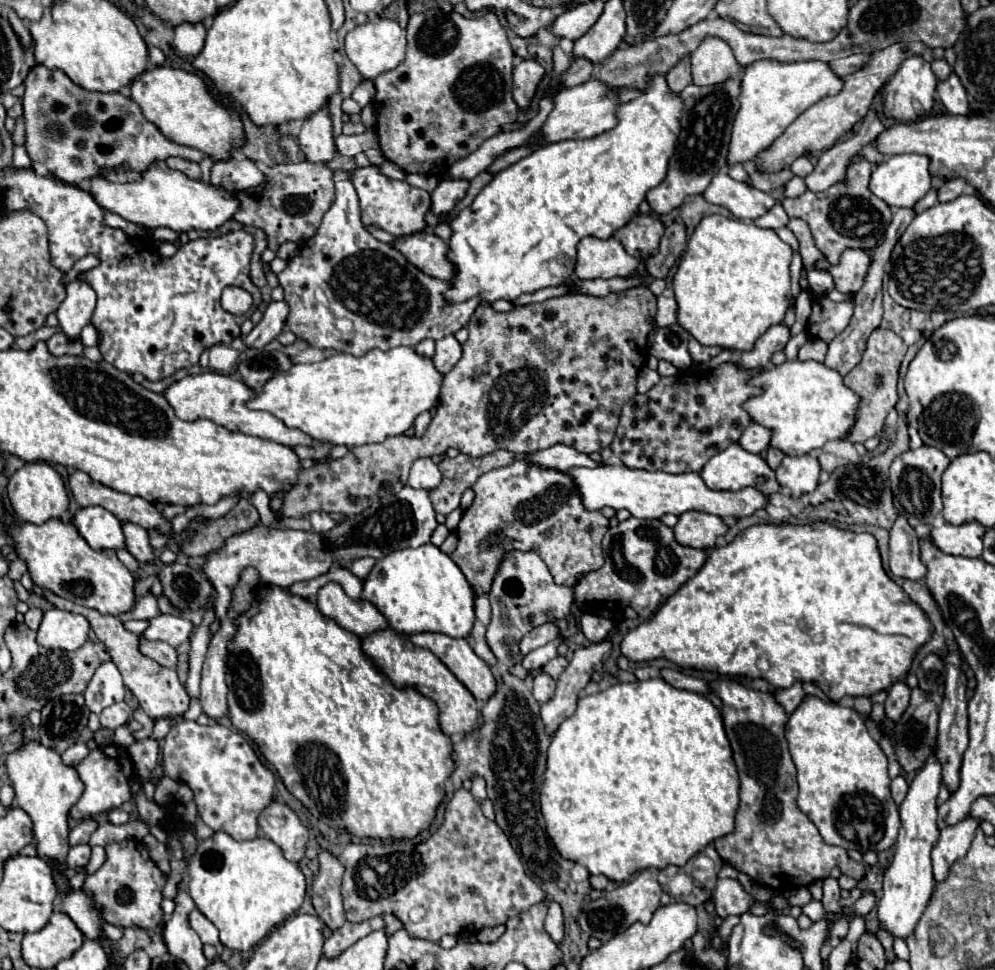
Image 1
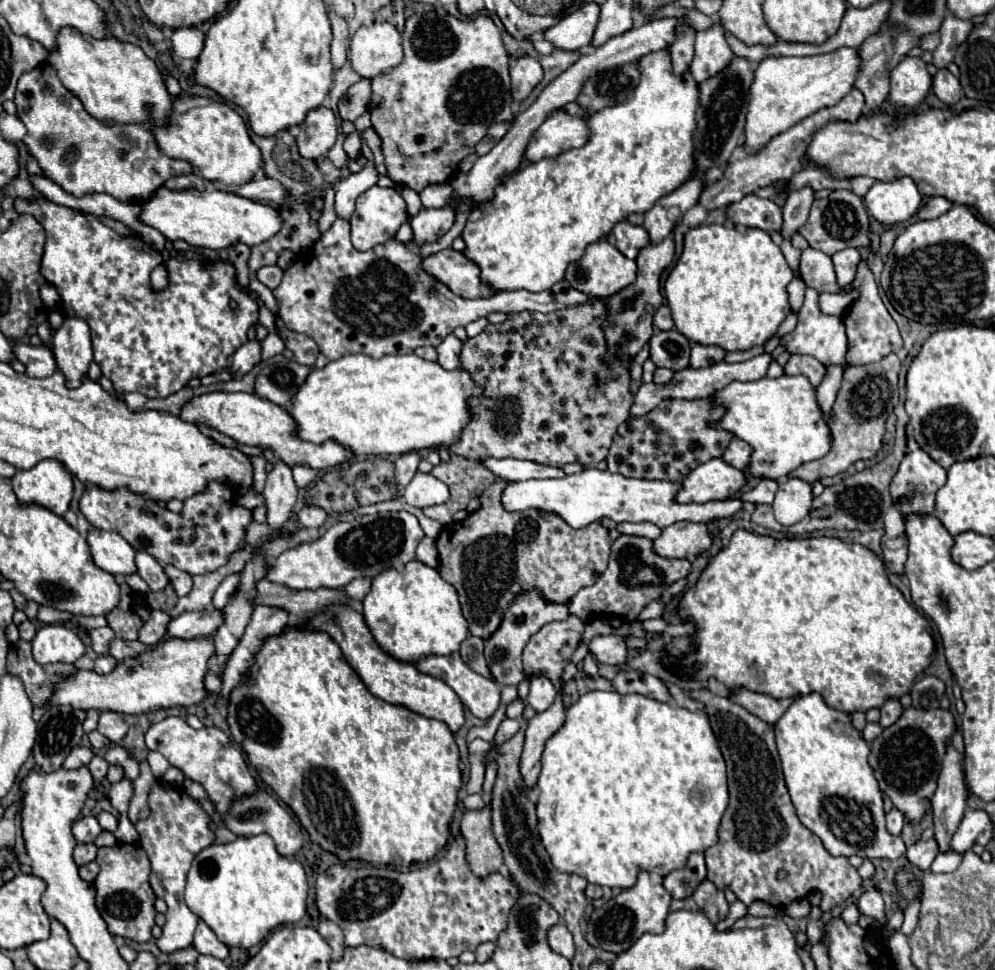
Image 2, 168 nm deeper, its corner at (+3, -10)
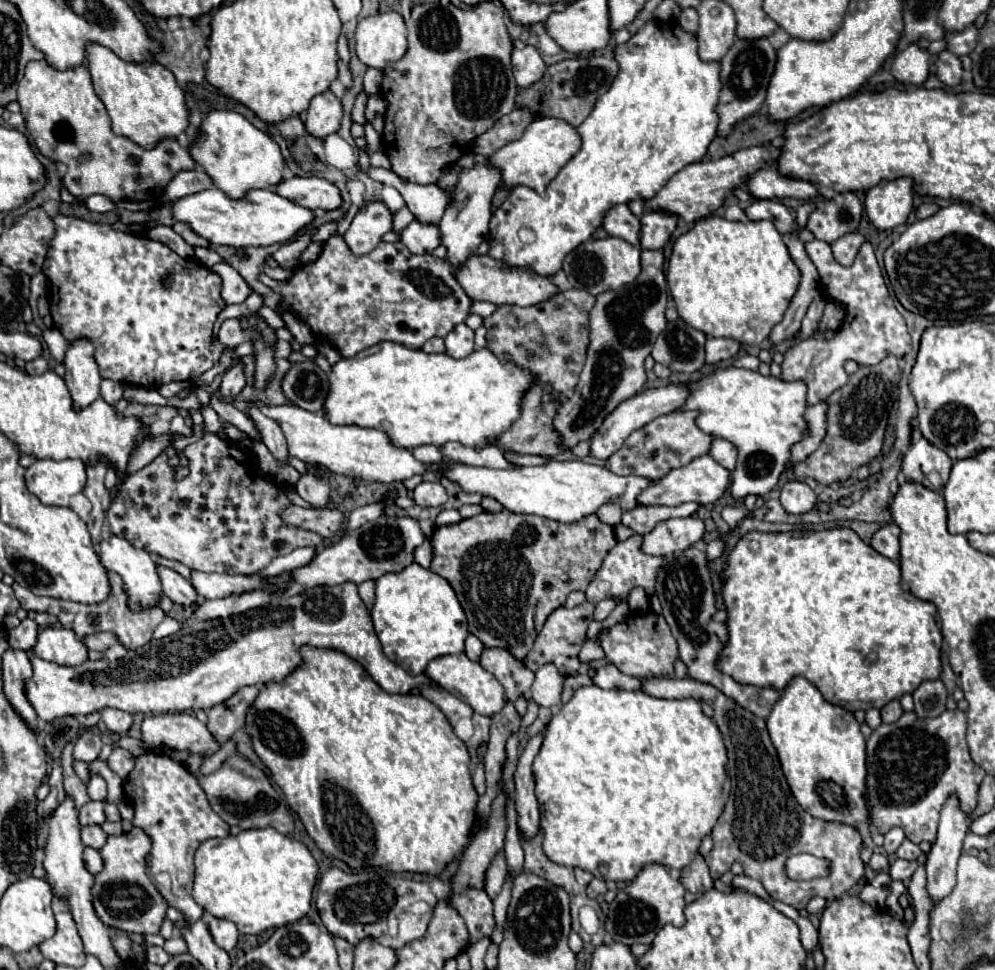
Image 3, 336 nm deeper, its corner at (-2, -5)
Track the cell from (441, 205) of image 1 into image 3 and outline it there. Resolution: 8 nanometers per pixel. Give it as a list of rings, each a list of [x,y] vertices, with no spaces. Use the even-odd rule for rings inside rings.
[[[412,221],[400,233],[400,241],[410,253],[432,253],[440,245],[440,231],[436,225],[422,225],[418,221]]]

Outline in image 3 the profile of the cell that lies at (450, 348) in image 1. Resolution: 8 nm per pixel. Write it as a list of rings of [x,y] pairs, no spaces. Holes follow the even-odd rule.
[[[460,323],[446,335],[444,343],[446,343],[446,353],[450,357],[454,359],[468,357],[474,351],[474,331],[464,323]]]

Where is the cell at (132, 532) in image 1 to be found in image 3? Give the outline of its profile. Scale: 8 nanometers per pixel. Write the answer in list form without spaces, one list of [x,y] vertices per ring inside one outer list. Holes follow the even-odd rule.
[[[158,567],[158,575],[162,579],[162,589],[164,589],[164,595],[172,599],[172,603],[178,603],[178,605],[194,605],[196,599],[198,599],[198,593],[196,589],[192,589],[190,581],[184,579],[180,573],[168,569],[168,567]]]

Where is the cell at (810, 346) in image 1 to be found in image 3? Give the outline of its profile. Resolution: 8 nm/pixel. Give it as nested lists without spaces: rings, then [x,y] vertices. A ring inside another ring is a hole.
[[[810,241],[806,243],[806,253],[812,259],[812,263],[818,269],[820,275],[820,291],[826,301],[838,301],[842,303],[846,317],[840,325],[840,329],[834,333],[832,339],[804,339],[796,343],[792,349],[784,353],[782,361],[782,381],[804,381],[808,387],[808,405],[816,405],[824,399],[828,399],[836,389],[846,385],[846,371],[844,363],[848,359],[856,361],[858,365],[878,365],[884,357],[896,355],[902,357],[910,353],[910,333],[906,329],[906,321],[896,309],[882,271],[878,267],[878,261],[874,257],[874,247],[864,241],[856,261],[850,267],[842,267],[834,261],[830,245],[824,241]]]

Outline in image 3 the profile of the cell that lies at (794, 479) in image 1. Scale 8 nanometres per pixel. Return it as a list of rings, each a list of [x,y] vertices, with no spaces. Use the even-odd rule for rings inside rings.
[[[788,481],[782,487],[780,503],[782,503],[782,507],[788,513],[802,515],[802,513],[808,513],[810,509],[814,509],[816,495],[814,495],[814,491],[806,483],[802,483],[802,481]]]

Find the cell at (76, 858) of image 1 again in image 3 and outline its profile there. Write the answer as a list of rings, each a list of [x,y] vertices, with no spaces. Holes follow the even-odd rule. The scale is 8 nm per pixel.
[[[86,825],[86,827],[82,827],[80,833],[82,833],[82,843],[88,847],[94,847],[94,849],[100,849],[108,837],[100,825]]]

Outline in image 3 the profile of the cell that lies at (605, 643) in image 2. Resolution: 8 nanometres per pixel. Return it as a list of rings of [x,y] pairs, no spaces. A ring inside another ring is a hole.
[[[652,609],[642,611],[642,615],[636,617],[628,615],[626,621],[606,627],[600,635],[600,647],[604,649],[606,659],[630,677],[674,677],[674,663],[678,659],[676,639],[672,637],[664,617]]]

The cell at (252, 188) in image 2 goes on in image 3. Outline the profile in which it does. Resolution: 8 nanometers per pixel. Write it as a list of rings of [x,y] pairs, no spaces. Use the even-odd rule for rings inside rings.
[[[290,177],[276,185],[276,193],[308,209],[334,211],[342,207],[340,189],[320,177]]]

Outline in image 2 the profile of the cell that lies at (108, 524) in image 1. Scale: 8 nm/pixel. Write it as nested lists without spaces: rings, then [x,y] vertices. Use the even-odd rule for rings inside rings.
[[[93,528],[87,534],[87,544],[91,548],[93,562],[115,576],[125,576],[137,572],[135,568],[135,550],[129,542],[113,530],[99,530]]]

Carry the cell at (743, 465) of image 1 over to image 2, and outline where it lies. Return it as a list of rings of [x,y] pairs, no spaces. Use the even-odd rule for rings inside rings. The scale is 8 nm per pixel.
[[[713,458],[705,464],[699,464],[683,482],[677,494],[677,502],[713,502],[729,498],[741,492],[747,484],[747,476],[743,470],[733,468],[723,462],[723,458]]]

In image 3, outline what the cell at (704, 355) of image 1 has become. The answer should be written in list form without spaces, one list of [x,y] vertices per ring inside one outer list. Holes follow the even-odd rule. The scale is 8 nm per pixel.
[[[708,339],[706,341],[706,363],[716,365],[722,361],[730,361],[740,353],[742,345],[734,339]]]

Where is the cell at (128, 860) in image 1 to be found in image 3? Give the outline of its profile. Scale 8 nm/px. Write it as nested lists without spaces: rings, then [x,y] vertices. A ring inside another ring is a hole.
[[[138,827],[118,837],[108,837],[106,845],[100,849],[100,855],[104,859],[104,869],[94,875],[92,905],[104,925],[126,933],[140,933],[140,935],[160,931],[168,903],[146,875],[148,853],[150,853],[150,837]]]

